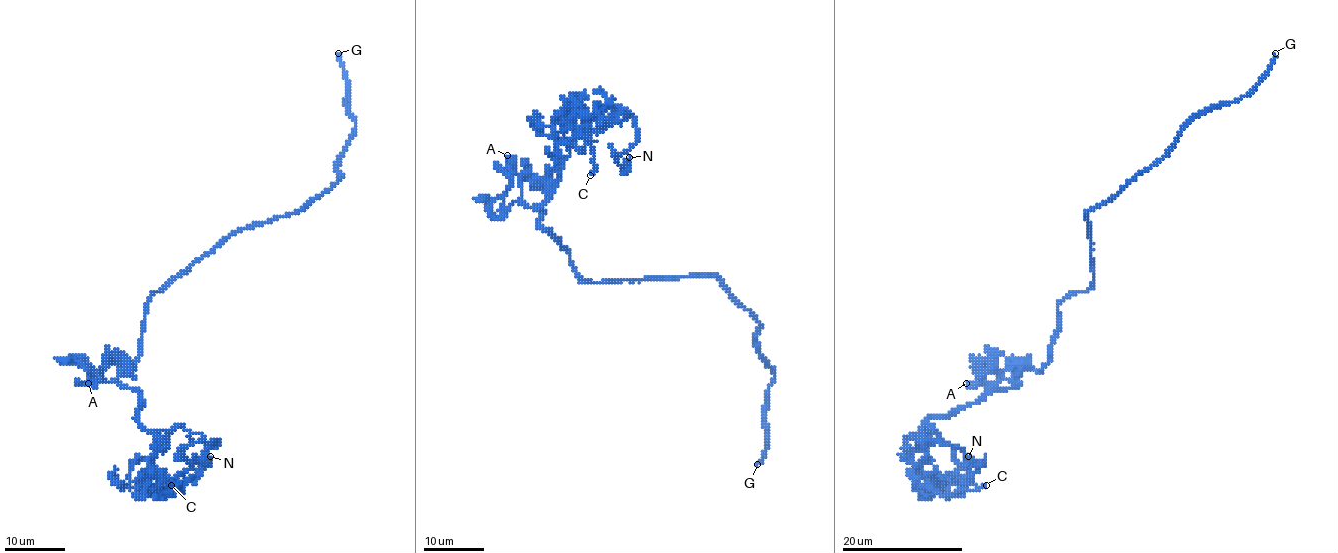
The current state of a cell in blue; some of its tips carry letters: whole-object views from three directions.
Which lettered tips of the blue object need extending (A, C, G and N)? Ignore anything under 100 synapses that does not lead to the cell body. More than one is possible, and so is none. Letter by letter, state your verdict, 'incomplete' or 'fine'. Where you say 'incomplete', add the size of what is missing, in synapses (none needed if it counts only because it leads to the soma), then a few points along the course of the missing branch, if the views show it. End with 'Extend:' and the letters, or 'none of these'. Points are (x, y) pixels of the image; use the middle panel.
A: fine
C: fine
G: incomplete | (757, 464), (742, 470), (721, 444), (725, 438), (745, 435), (751, 441), (744, 452), (750, 450)
N: fine
Extend: G

